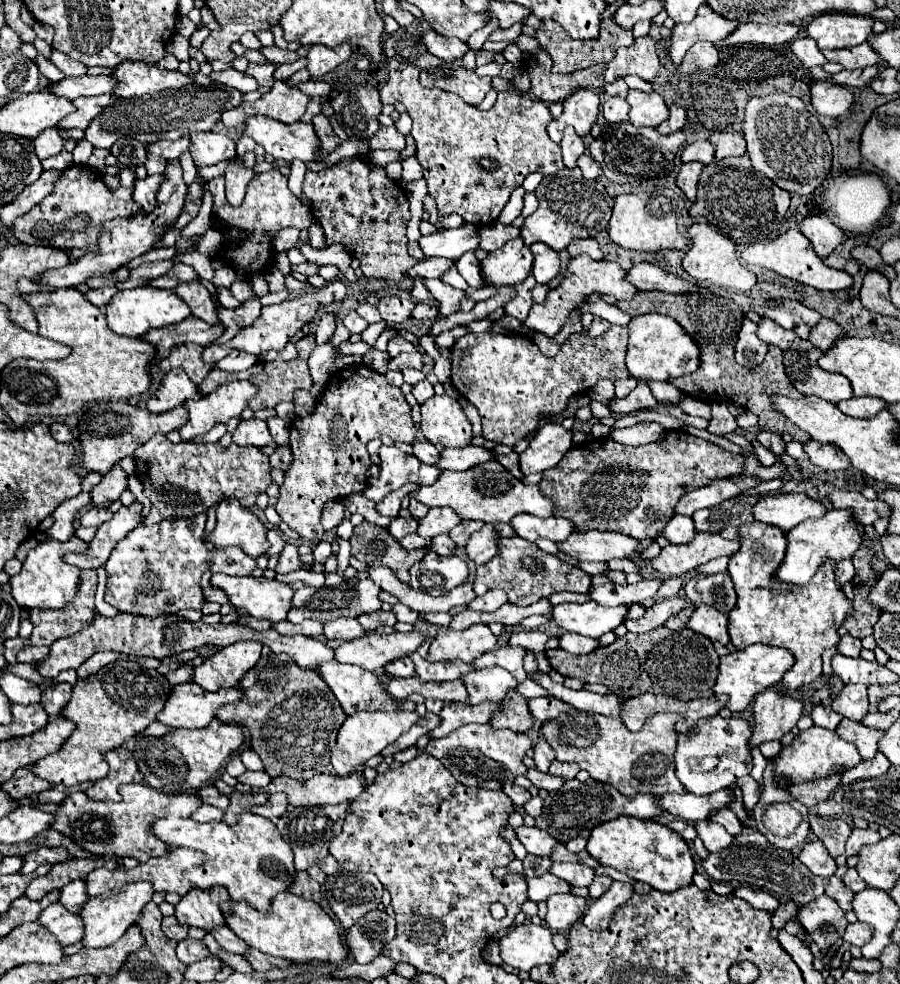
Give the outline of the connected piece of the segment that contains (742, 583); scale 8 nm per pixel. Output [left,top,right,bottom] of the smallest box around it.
[728,521,852,689]

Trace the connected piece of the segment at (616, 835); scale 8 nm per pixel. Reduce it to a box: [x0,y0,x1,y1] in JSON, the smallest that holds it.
[586,815,696,891]

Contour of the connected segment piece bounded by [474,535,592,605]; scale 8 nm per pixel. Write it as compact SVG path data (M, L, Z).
M518 535L504 537L498 541L498 553L476 571L474 591L476 595L484 595L490 589L502 589L508 595L508 601L514 605L532 605L540 597L548 597L556 591L574 591L588 593L592 587L592 577L578 567L558 559L556 555L544 553L536 543L530 543Z

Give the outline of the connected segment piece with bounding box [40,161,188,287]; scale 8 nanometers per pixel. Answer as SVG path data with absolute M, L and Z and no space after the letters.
M168 161L164 175L166 175L166 181L162 183L162 187L156 195L156 209L152 213L138 211L130 217L112 219L112 221L104 223L102 233L100 233L100 241L98 241L98 247L100 247L98 255L86 251L86 255L70 261L66 267L50 269L48 275L40 277L40 283L54 285L54 287L74 287L78 283L84 283L90 277L108 275L108 273L116 271L118 267L128 265L134 257L142 257L148 251L152 251L162 241L162 237L174 227L174 223L178 221L182 207L184 207L184 201L186 201L186 195L188 195L188 185L182 181L182 167L178 161Z

